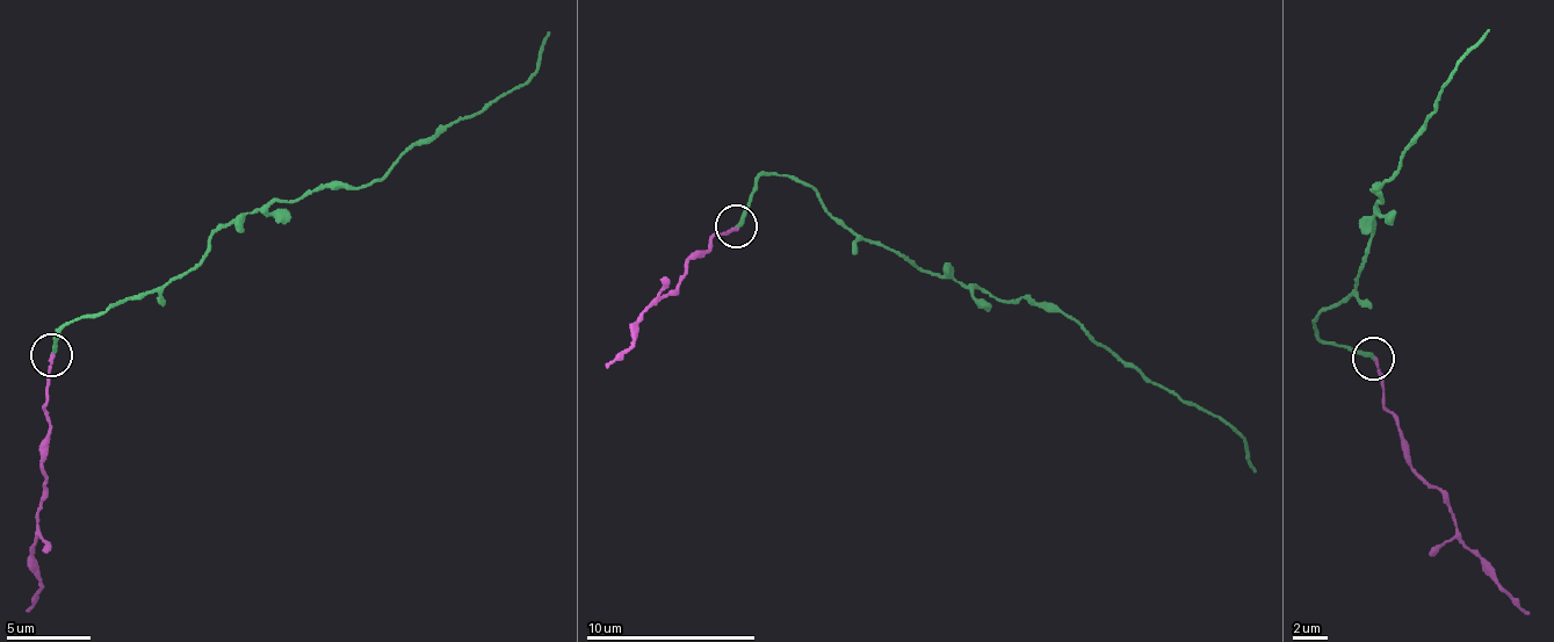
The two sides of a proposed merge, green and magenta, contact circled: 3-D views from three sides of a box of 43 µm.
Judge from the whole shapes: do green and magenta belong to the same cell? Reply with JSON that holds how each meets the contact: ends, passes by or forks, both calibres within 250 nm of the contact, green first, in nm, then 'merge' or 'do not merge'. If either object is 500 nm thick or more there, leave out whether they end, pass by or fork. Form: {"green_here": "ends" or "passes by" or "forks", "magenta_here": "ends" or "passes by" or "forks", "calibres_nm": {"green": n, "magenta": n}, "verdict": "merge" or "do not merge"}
{"green_here": "ends", "magenta_here": "ends", "calibres_nm": {"green": 260, "magenta": 160}, "verdict": "merge"}

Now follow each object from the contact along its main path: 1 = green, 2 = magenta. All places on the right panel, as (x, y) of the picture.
1: (1372, 358), (1317, 336), (1313, 319), (1338, 305), (1354, 280), (1383, 197), (1373, 189), (1381, 189), (1489, 30)
2: (1375, 358), (1382, 409), (1399, 430), (1404, 459), (1445, 497), (1454, 535), (1474, 553), (1503, 591), (1529, 612)

